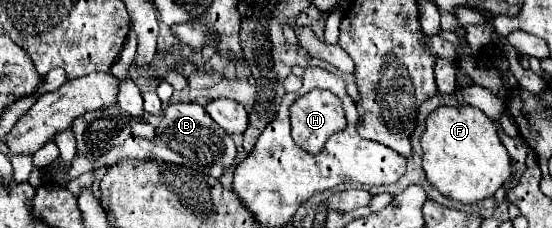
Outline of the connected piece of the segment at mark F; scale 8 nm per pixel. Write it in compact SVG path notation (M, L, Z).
M437 107L425 121L421 135L423 171L427 181L445 197L477 203L495 195L511 175L511 159L501 145L493 121L477 107Z

